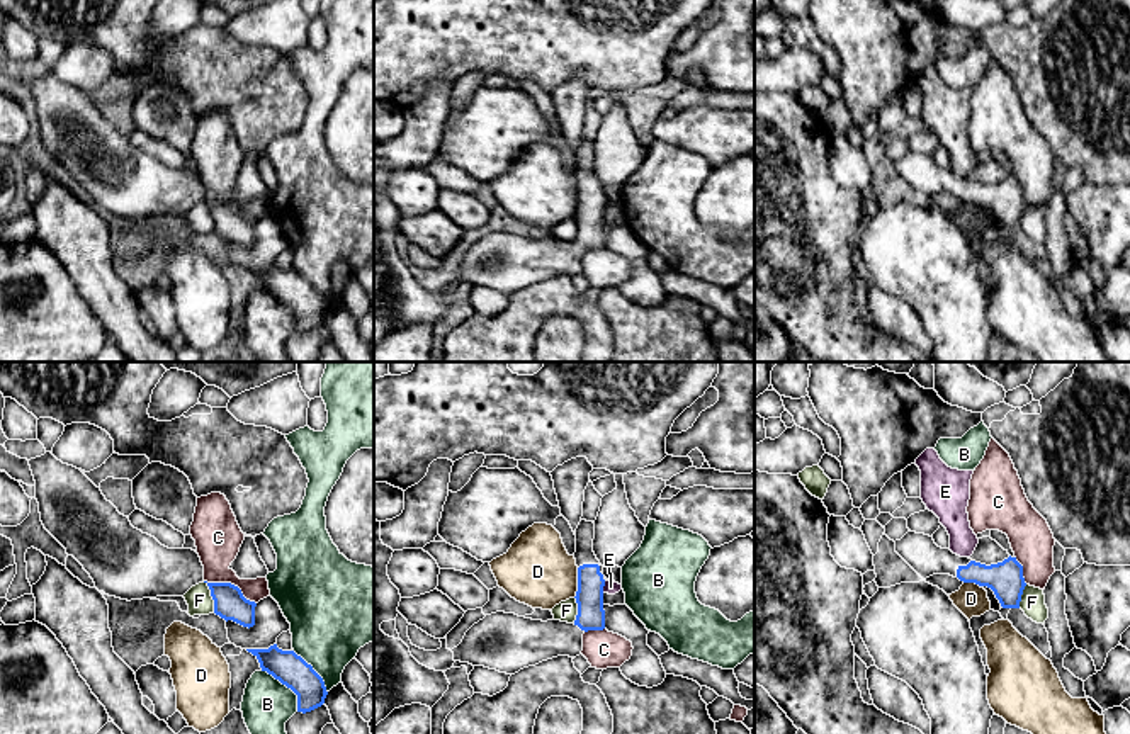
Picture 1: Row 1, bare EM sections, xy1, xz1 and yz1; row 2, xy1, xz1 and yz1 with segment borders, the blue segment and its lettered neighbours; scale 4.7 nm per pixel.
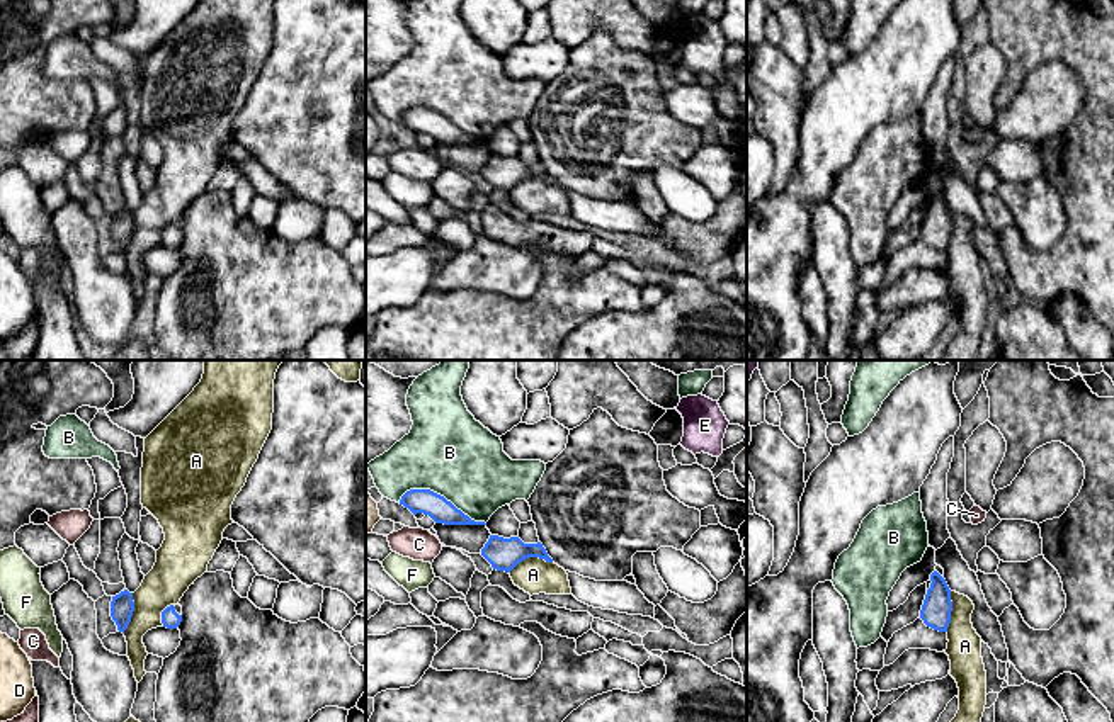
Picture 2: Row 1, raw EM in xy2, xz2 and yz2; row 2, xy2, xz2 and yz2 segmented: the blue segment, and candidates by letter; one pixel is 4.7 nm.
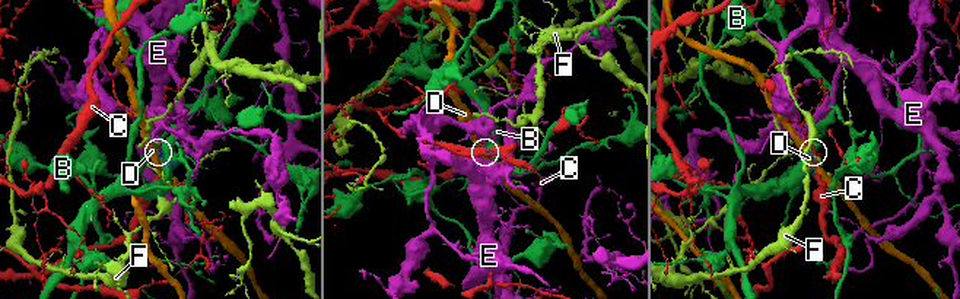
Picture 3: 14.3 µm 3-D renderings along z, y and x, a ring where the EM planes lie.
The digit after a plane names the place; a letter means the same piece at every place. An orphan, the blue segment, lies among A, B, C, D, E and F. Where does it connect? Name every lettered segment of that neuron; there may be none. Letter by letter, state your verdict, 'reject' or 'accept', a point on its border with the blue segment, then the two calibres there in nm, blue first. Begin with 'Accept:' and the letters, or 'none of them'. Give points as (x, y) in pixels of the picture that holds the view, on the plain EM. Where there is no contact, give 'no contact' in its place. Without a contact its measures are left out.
Accept: none of them
A: reject | xz2 (529, 175) | 160/170 nm
B: reject | xz2 (443, 116) | 120/400 nm
C: reject | xy1 (231, 204) | 150/220 nm
D: reject | xz1 (578, 203) | 130/320 nm
E: reject | xz1 (604, 204) | 130/60 nm
F: reject | xy1 (211, 214) | 150/120 nm

